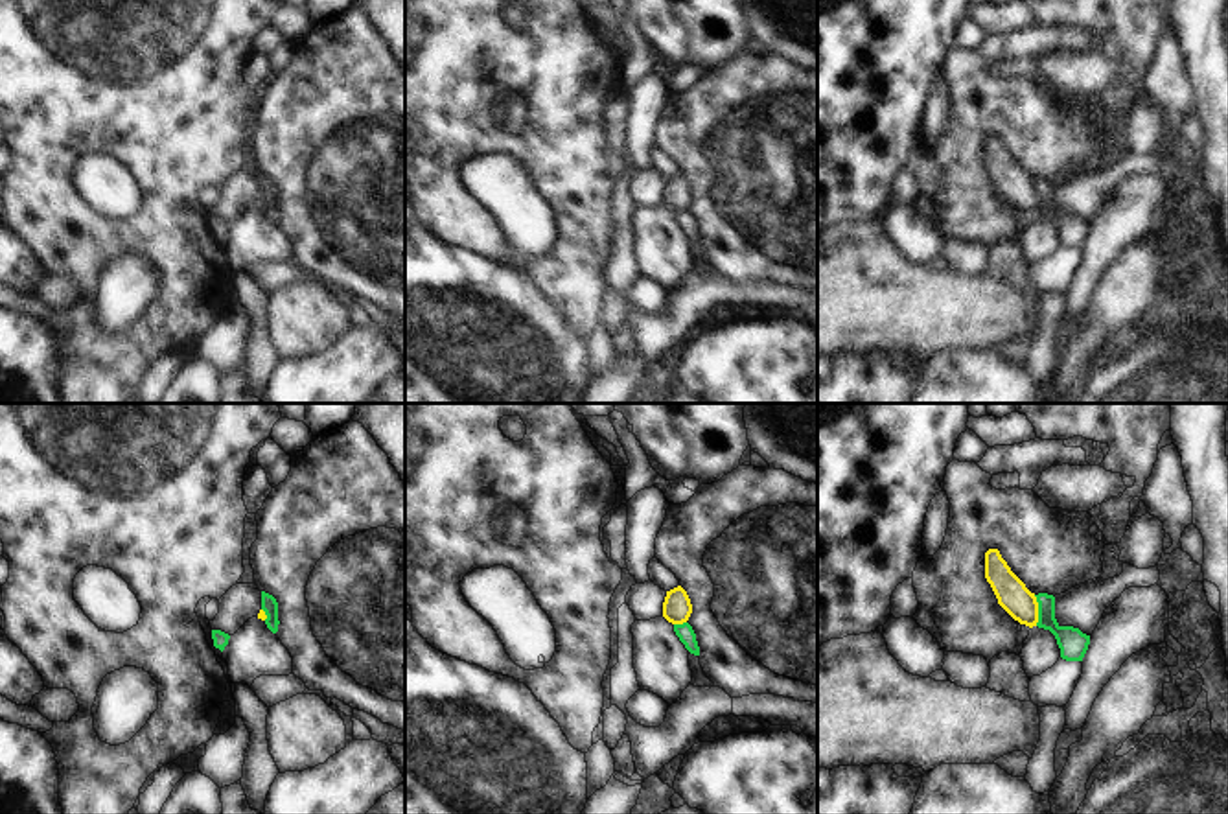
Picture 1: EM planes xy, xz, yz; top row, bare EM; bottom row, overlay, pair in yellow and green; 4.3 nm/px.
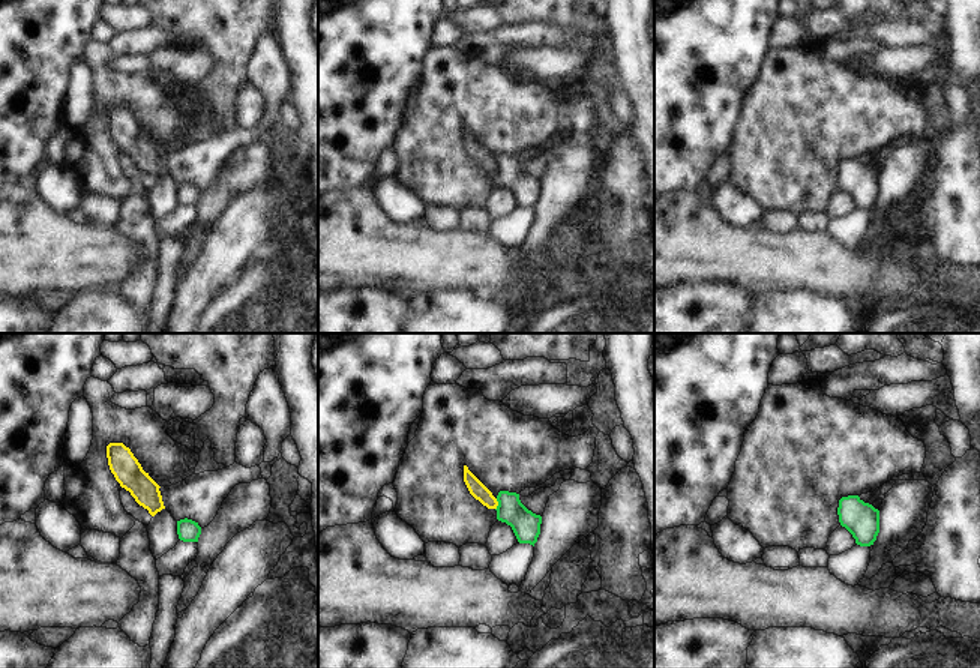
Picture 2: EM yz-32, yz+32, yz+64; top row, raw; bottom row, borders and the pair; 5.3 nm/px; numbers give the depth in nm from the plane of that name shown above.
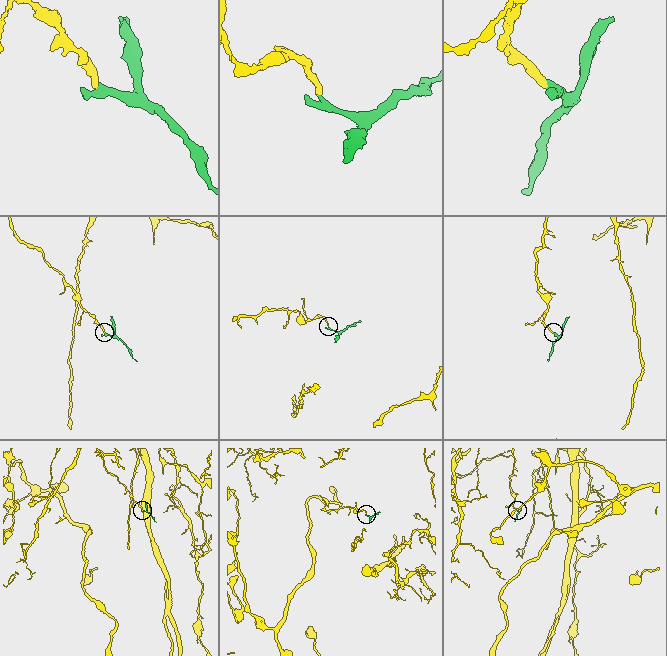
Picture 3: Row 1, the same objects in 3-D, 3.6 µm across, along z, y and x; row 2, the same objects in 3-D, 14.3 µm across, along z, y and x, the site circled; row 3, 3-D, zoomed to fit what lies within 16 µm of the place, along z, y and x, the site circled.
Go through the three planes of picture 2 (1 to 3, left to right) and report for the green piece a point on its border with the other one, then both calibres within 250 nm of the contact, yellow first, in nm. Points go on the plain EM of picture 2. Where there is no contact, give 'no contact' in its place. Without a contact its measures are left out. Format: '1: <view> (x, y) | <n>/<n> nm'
1: no contact
2: yz+32 (497, 168) | 90/150 nm
3: no contact

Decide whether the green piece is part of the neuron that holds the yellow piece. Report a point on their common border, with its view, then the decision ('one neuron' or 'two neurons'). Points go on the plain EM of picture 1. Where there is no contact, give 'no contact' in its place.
meets yellow in yz at (1037, 197); two neurons

